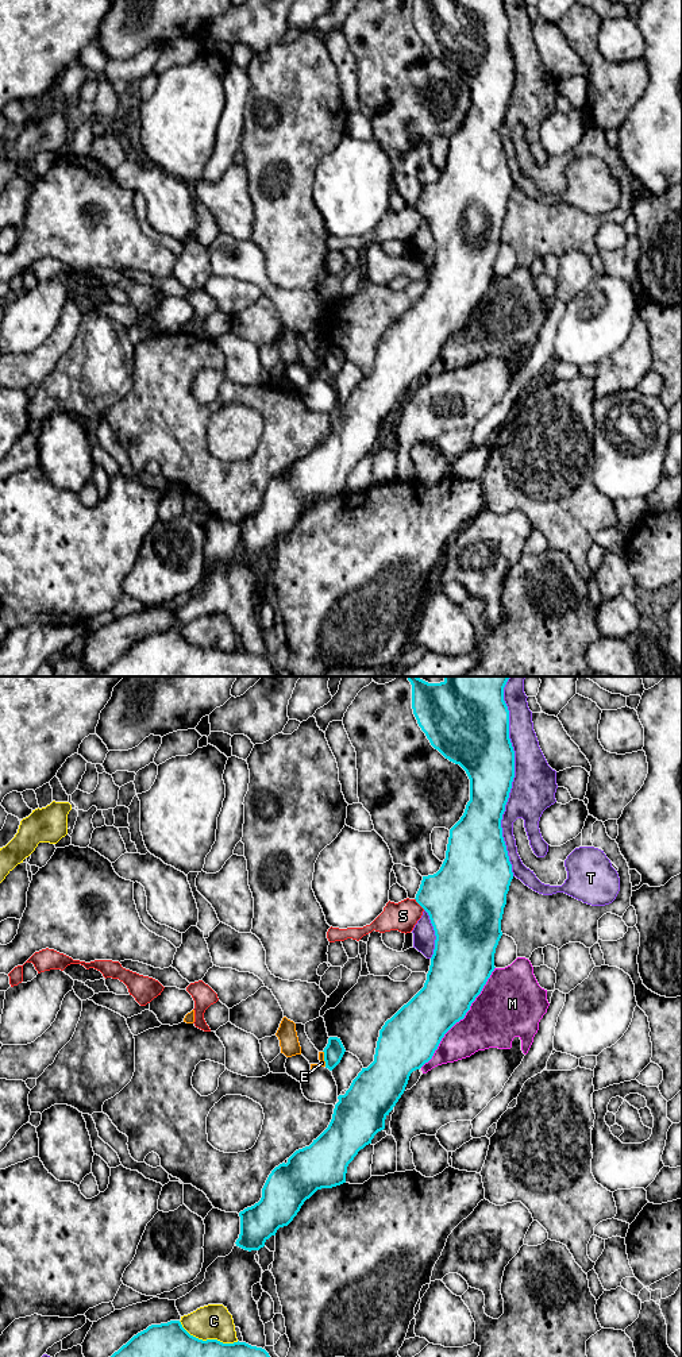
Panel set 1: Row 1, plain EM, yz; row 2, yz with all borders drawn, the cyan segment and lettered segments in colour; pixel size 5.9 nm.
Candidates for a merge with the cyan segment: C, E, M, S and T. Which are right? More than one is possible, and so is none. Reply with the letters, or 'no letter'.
no letter

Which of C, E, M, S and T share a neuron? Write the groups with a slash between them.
C / E / M / S / T

